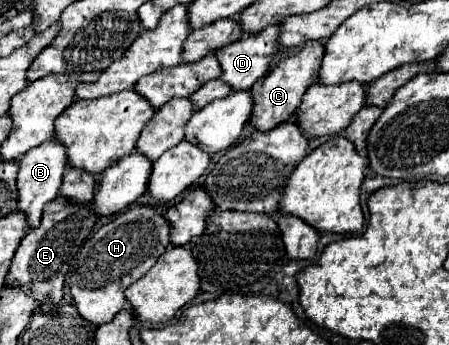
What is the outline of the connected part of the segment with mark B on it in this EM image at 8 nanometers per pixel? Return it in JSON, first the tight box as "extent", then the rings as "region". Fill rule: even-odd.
{"extent":[18,139,68,227],"region":[[[54,139],[54,141],[48,141],[46,145],[38,145],[38,147],[30,149],[30,153],[24,153],[18,161],[20,161],[20,173],[18,173],[20,205],[18,205],[18,209],[28,215],[30,227],[38,227],[38,223],[42,221],[44,205],[54,201],[60,193],[62,177],[64,177],[64,171],[68,169],[66,145],[60,143],[58,139]]]}

